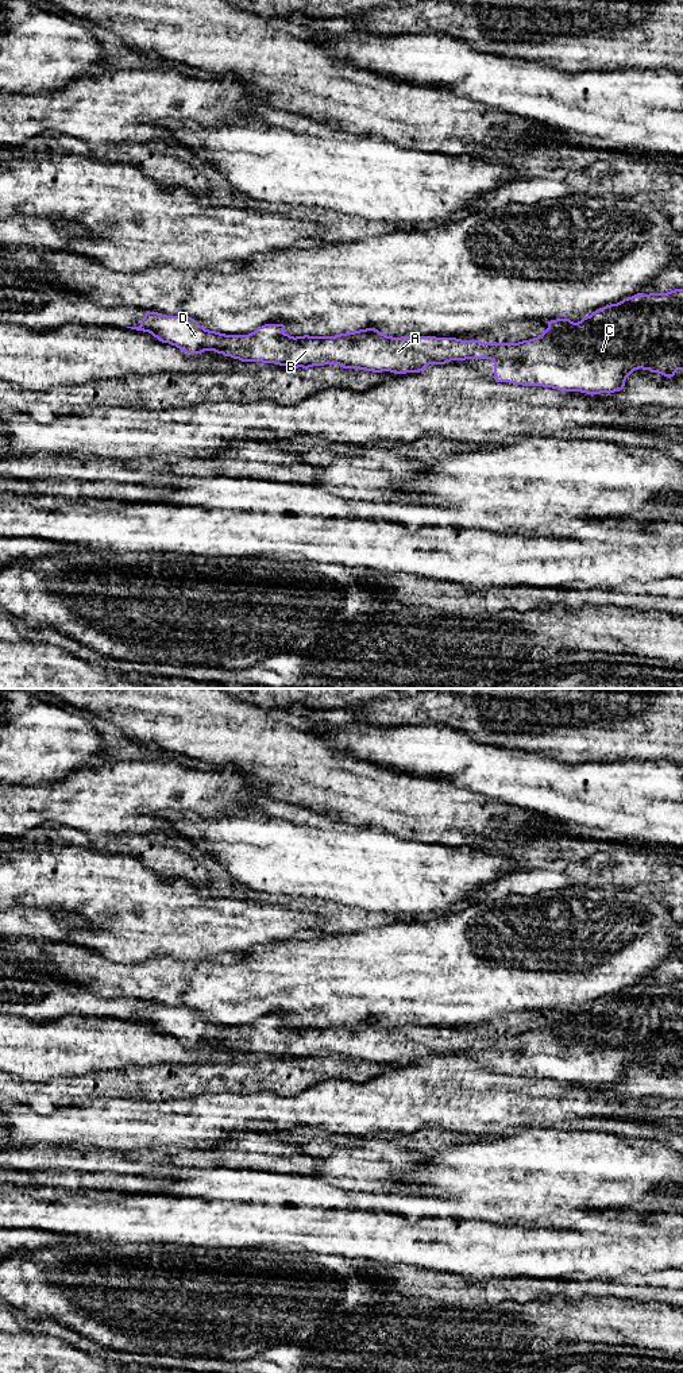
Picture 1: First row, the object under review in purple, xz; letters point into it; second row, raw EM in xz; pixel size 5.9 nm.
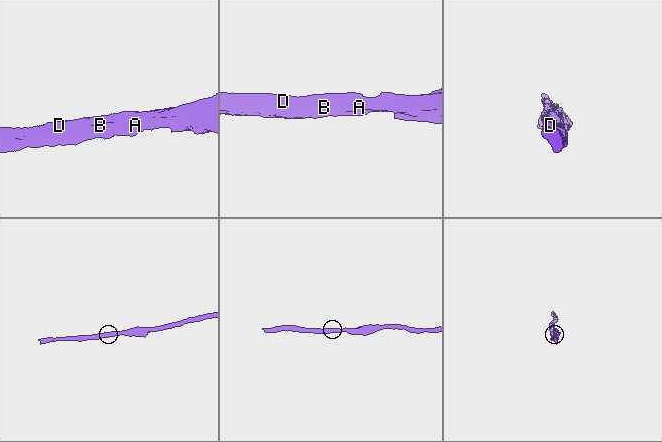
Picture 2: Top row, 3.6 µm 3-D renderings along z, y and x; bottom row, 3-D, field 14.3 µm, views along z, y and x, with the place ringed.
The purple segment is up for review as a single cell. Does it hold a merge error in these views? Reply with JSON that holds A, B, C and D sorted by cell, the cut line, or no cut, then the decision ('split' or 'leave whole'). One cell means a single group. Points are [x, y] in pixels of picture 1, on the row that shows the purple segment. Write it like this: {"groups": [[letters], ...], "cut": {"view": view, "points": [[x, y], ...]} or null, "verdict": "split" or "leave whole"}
{"groups": [["A", "B", "C", "D"]], "cut": null, "verdict": "leave whole"}

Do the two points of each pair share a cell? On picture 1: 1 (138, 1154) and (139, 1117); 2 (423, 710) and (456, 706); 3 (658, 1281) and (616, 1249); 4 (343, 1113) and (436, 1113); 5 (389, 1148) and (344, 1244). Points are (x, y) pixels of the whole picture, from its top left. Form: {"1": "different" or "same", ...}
{"1": "different", "2": "same", "3": "different", "4": "same", "5": "different"}

